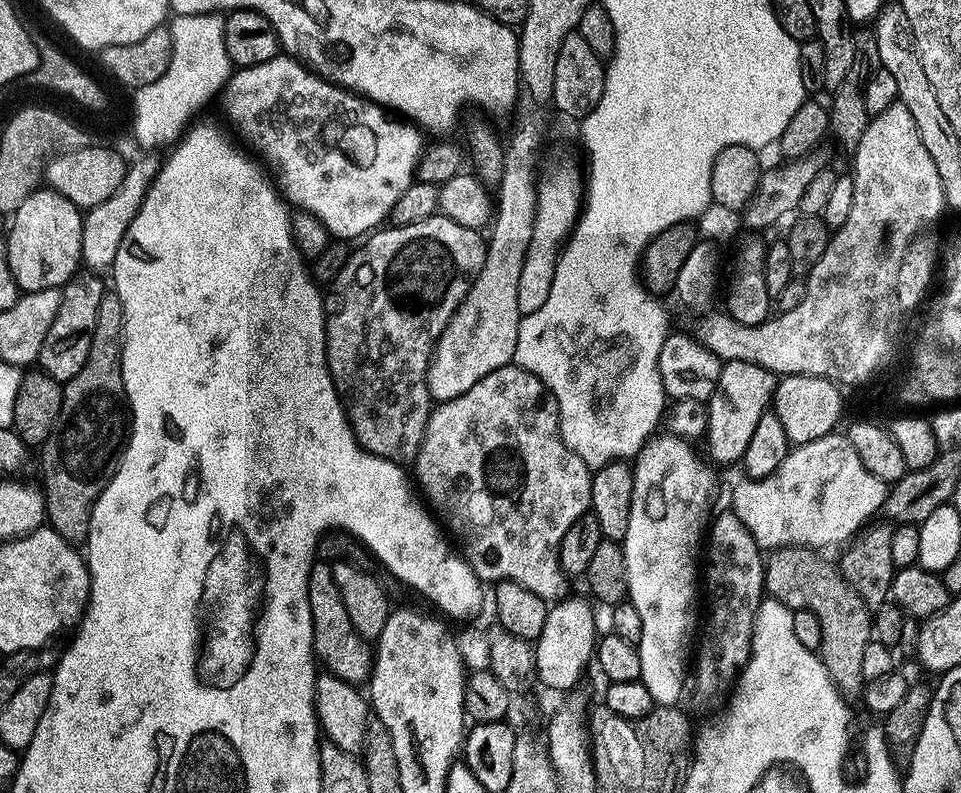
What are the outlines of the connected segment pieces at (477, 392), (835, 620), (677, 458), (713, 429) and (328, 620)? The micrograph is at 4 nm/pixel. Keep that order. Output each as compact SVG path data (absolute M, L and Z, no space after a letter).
M513 362L494 370L494 374L486 374L486 378L482 378L482 382L474 382L474 386L470 386L470 390L466 390L466 394L458 394L458 398L439 401L433 407L430 418L426 422L426 434L422 438L422 446L414 461L415 468L417 480L415 483L418 488L418 483L420 483L419 491L422 493L423 499L431 505L435 515L439 517L443 527L451 533L454 540L454 535L456 535L455 543L458 545L464 561L470 565L481 582L509 580L520 583L547 602L555 602L565 595L566 577L558 562L558 546L562 542L562 534L566 534L566 530L570 530L570 526L574 526L574 522L589 511L592 472L586 466L586 462L582 462L582 458L578 458L578 454L574 454L574 450L570 450L570 446L566 446L560 433L558 402L554 398L554 394L550 394L550 390L537 376L530 374L525 368L519 368Z
M788 545L773 549L765 559L764 591L776 598L788 592L786 600L793 609L809 612L822 625L822 642L818 649L821 662L836 682L845 701L859 697L862 692L862 654L872 639L872 612L855 592L854 586L841 574L839 567L824 560L807 545Z
M667 434L653 435L644 447L636 453L634 463L632 464L632 473L634 474L634 498L630 502L630 526L626 526L626 538L622 541L624 557L626 558L626 574L628 575L628 600L632 602L634 609L638 610L638 615L642 618L642 636L638 643L638 649L641 656L641 674L639 680L644 683L646 690L650 690L650 698L653 705L661 708L671 708L679 705L680 695L686 692L686 672L684 676L684 667L689 667L690 653L694 648L694 636L692 640L692 631L697 631L698 616L696 620L696 588L698 592L698 564L696 568L696 555L701 555L702 541L706 536L706 529L710 523L710 513L712 508L712 491L716 488L716 476L712 472L707 472L702 465L696 461L696 452L691 443L687 440L680 440L676 436Z
M727 361L720 370L720 387L706 401L708 410L708 456L716 464L732 464L743 461L746 446L754 435L758 418L769 411L772 394L776 390L778 377L774 372L767 372L762 366L742 362Z
M313 562L308 571L308 601L310 602L310 618L312 619L312 651L315 659L324 664L329 673L342 678L348 684L363 685L372 674L373 649L354 630L350 616L346 614L346 606L342 606L342 598L338 594L338 586L334 583L332 564Z

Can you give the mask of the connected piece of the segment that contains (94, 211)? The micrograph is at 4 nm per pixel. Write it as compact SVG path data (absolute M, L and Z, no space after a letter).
M152 154L144 155L146 157L132 163L125 169L122 186L118 188L106 199L99 203L98 206L87 209L83 215L83 240L82 240L82 256L83 265L94 274L107 273L113 264L113 258L117 256L118 246L125 236L130 222L134 218L140 208L141 202L148 192L149 186L152 184L153 178L156 177L160 162L152 157Z

